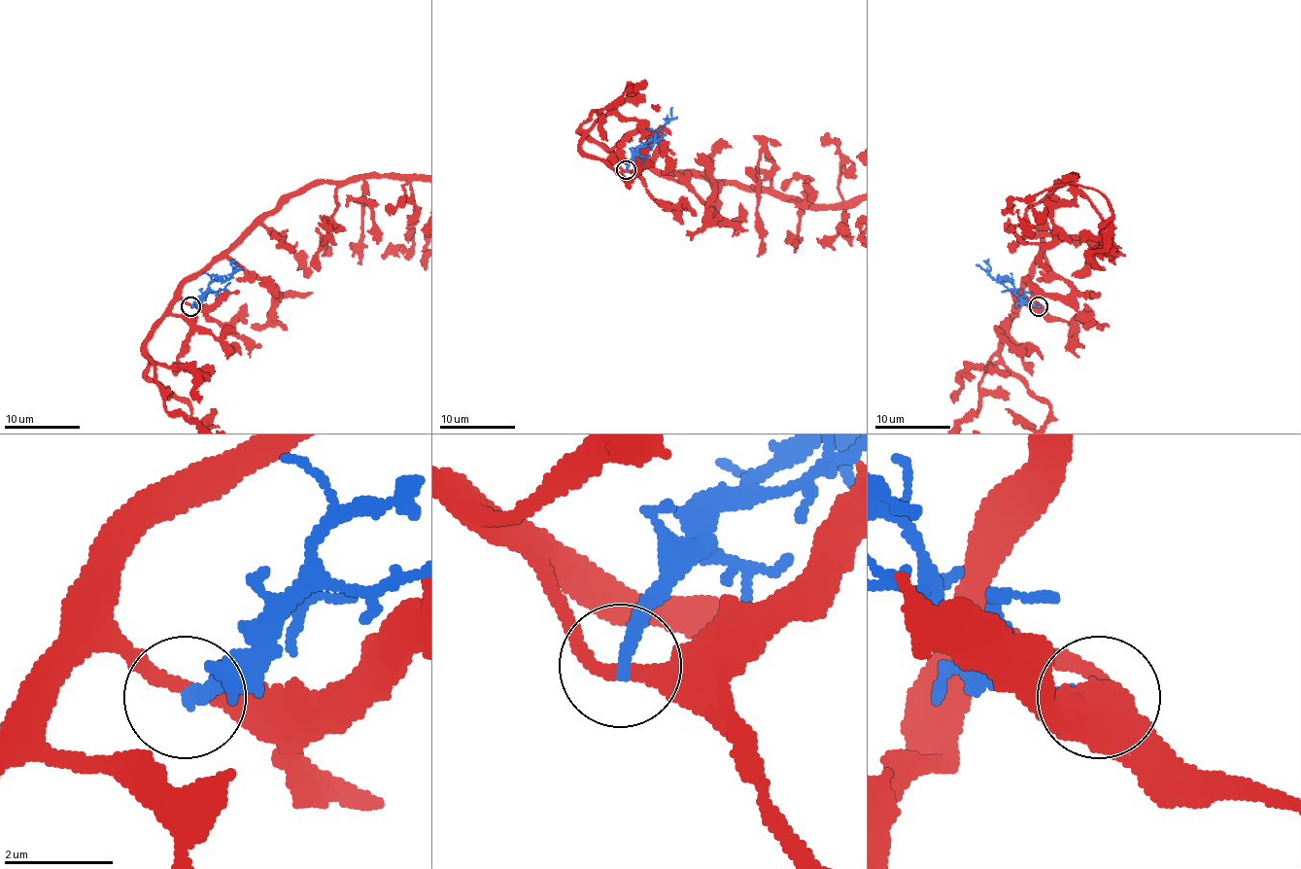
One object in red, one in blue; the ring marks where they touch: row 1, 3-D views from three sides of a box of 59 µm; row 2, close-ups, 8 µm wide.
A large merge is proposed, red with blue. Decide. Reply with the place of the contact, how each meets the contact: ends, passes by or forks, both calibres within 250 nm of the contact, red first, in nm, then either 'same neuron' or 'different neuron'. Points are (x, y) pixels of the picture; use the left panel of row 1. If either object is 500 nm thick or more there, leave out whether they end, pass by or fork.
(190, 306) | red passes by | blue ends | 260/280 nm | different neuron

